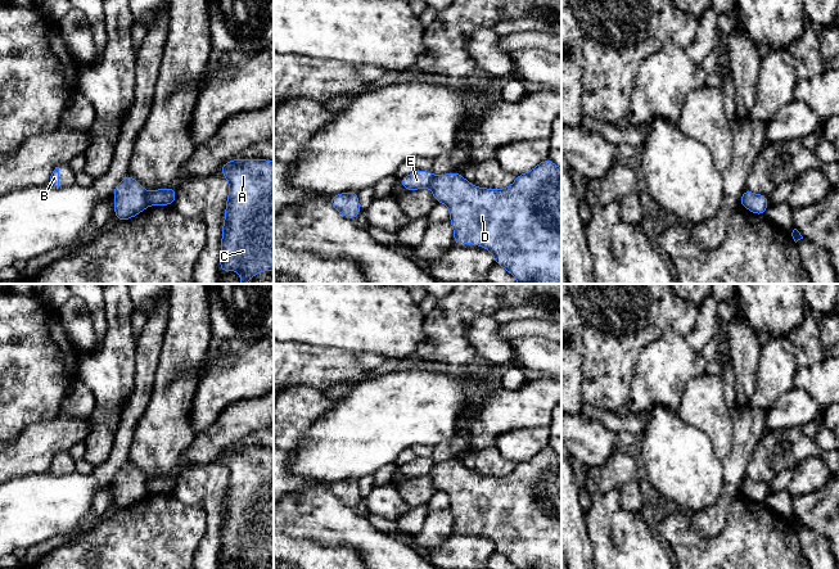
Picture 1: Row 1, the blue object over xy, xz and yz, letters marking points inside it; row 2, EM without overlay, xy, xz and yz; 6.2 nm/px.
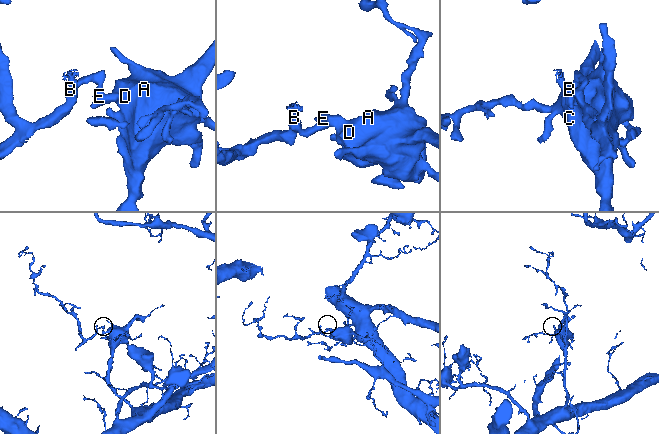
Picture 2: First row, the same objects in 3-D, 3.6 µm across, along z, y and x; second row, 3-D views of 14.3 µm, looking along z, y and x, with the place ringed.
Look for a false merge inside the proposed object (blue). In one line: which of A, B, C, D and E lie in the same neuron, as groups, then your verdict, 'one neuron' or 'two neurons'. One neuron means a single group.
A C D / B E | two neurons

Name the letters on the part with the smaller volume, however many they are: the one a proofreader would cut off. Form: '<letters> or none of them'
B, E

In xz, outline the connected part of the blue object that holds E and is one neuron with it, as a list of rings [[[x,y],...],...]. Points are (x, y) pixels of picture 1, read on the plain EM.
[[[415,457],[410,462],[403,464],[398,468],[406,479],[412,479],[428,475],[433,466],[434,462],[432,460],[424,457]]]

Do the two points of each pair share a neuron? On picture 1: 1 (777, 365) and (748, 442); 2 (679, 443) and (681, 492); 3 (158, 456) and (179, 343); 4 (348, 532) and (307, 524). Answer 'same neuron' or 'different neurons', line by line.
1: different neurons
2: same neuron
3: same neuron
4: same neuron

